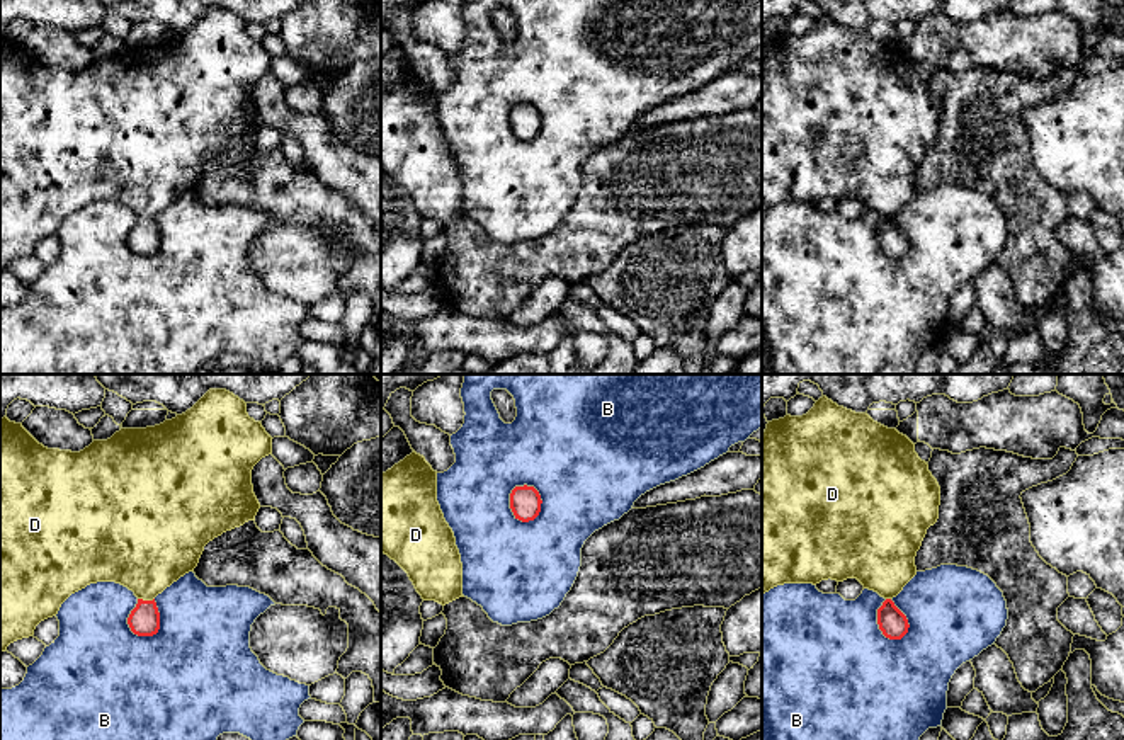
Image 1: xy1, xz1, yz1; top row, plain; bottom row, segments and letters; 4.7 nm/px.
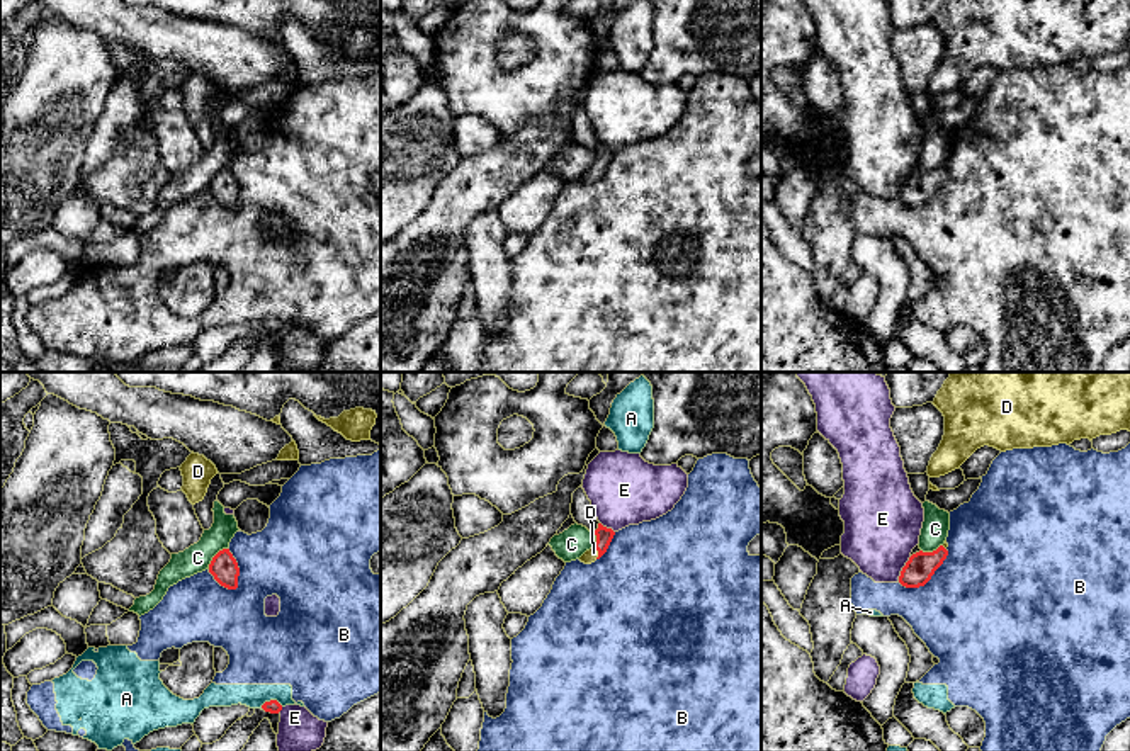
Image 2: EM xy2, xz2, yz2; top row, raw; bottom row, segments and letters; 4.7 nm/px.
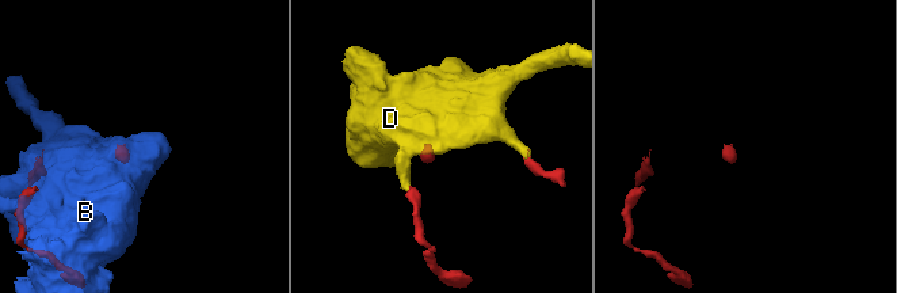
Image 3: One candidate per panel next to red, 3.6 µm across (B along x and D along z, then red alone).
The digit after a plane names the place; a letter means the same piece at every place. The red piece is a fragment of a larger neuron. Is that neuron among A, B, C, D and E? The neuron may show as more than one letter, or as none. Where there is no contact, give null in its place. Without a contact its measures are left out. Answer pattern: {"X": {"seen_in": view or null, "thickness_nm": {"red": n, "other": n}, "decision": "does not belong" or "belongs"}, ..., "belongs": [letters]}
{"A": {"seen_in": "xy2", "thickness_nm": {"red": 60, "other": 110}, "decision": "does not belong"}, "B": {"seen_in": "xz1", "thickness_nm": {"red": 140, "other": 480}, "decision": "does not belong"}, "C": {"seen_in": "xy2", "thickness_nm": {"red": 130, "other": 130}, "decision": "does not belong"}, "D": {"seen_in": "xy1", "thickness_nm": {"red": 140, "other": 400}, "decision": "belongs"}, "E": {"seen_in": "yz2", "thickness_nm": {"red": 140, "other": 360}, "decision": "does not belong"}, "belongs": ["D"]}

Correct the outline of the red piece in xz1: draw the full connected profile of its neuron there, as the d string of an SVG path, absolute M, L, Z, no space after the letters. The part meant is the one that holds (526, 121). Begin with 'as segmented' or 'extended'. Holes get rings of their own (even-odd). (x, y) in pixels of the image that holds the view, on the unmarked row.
as segmented | M515 105L510 112L510 128L522 141L534 139L541 131L541 114L534 105Z

